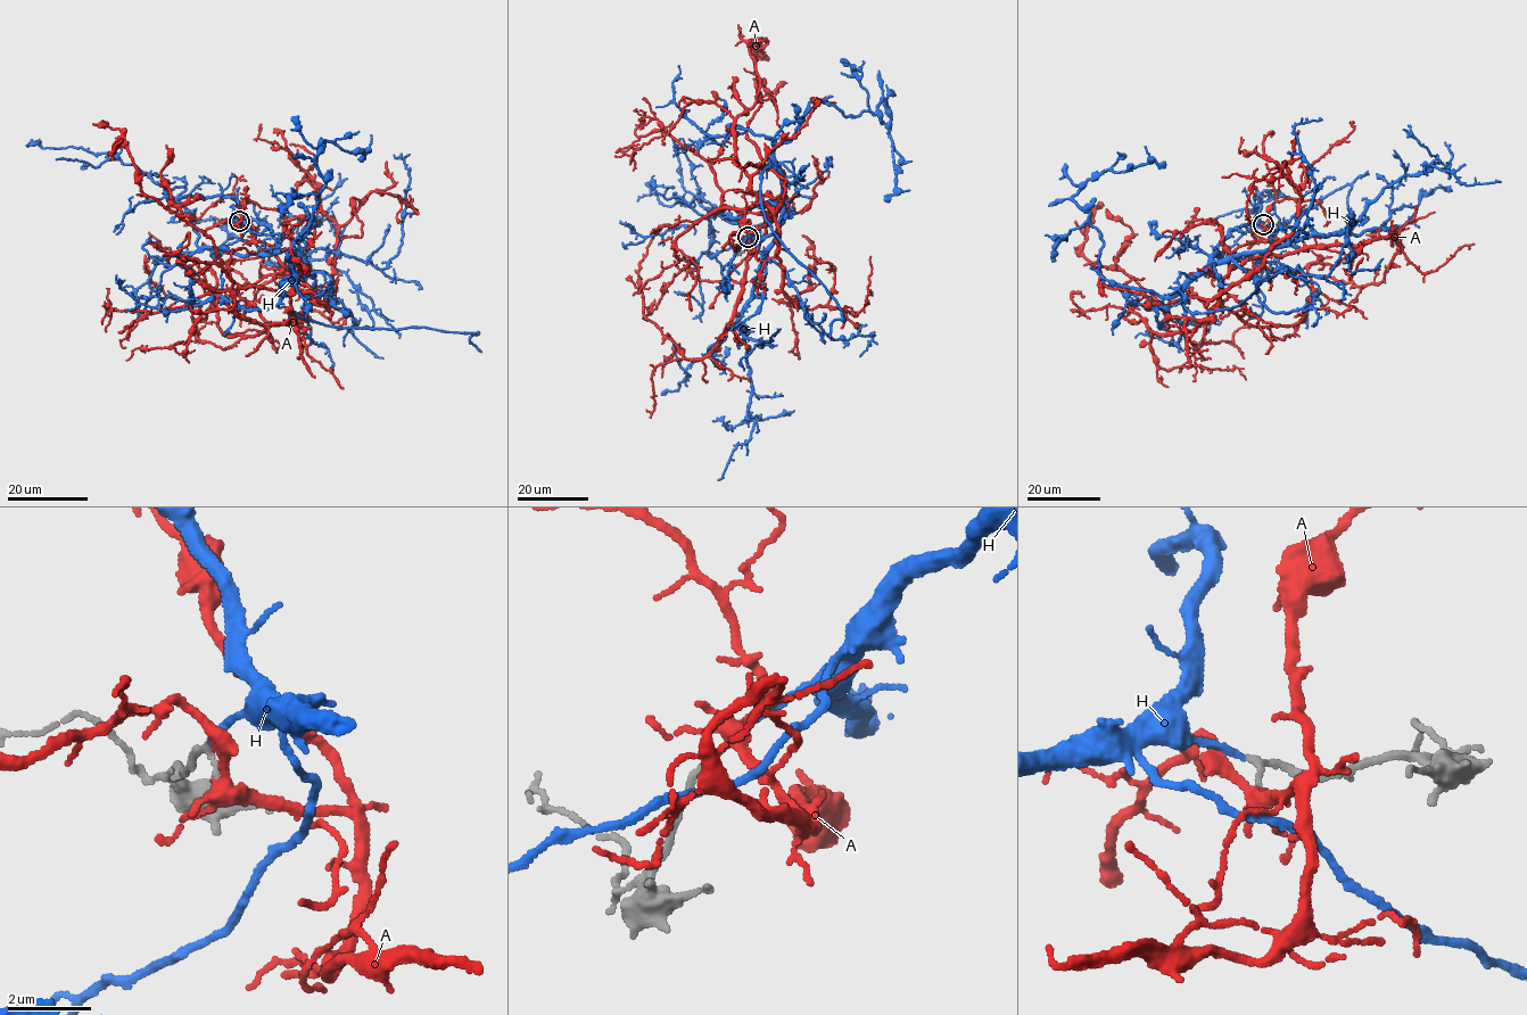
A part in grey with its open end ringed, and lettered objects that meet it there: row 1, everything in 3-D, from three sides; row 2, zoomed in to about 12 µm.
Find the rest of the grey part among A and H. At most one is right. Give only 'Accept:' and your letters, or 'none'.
Accept: H

